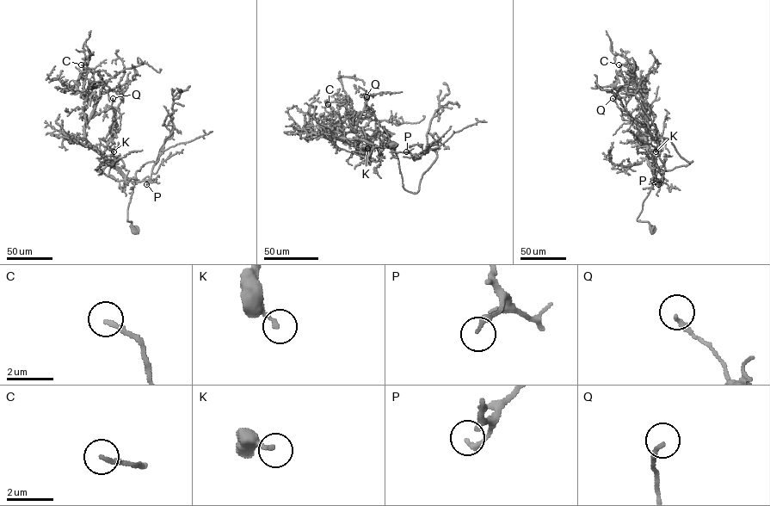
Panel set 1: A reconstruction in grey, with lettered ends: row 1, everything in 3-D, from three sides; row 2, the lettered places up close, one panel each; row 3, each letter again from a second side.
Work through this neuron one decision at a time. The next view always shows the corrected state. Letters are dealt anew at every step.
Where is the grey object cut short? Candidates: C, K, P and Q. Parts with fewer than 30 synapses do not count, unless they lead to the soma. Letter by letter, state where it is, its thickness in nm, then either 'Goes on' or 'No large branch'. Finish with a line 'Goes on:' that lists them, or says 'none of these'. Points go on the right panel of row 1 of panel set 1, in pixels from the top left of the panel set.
C: Place: (619, 64). Thickness 200 nm. No large branch
K: Place: (656, 151). Thickness 190 nm. No large branch
P: Place: (658, 184). Thickness 220 nm. No large branch
Q: Place: (612, 98). Thickness 190 nm. No large branch
Goes on: none of these

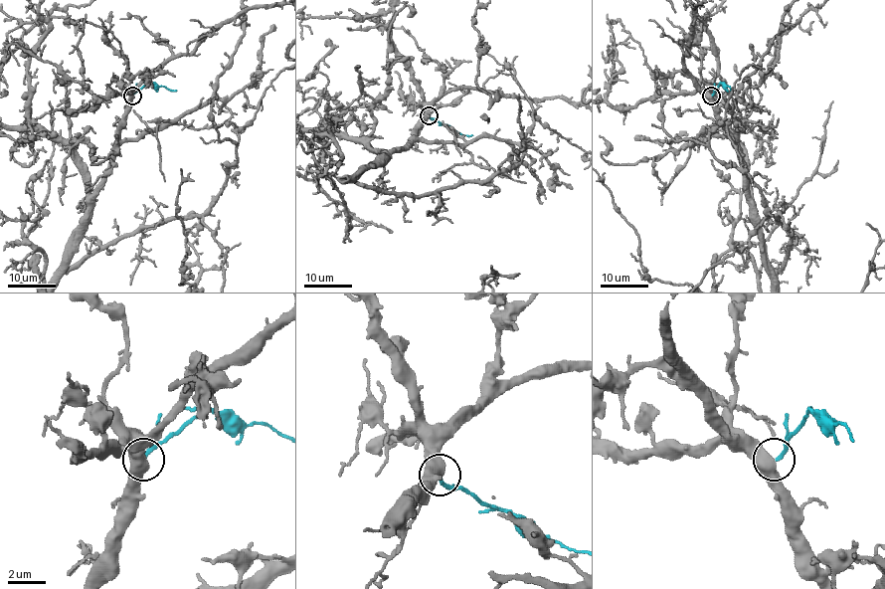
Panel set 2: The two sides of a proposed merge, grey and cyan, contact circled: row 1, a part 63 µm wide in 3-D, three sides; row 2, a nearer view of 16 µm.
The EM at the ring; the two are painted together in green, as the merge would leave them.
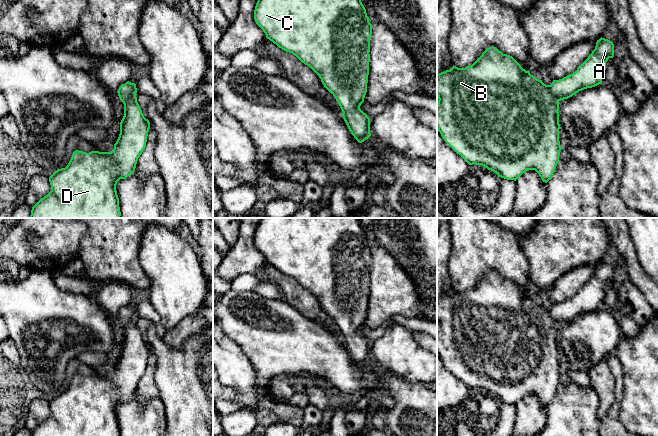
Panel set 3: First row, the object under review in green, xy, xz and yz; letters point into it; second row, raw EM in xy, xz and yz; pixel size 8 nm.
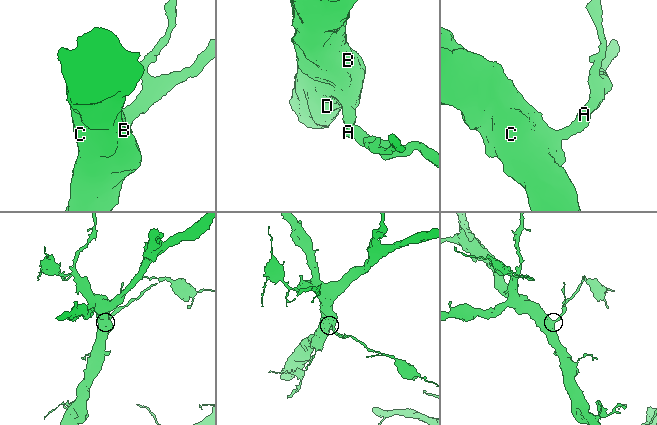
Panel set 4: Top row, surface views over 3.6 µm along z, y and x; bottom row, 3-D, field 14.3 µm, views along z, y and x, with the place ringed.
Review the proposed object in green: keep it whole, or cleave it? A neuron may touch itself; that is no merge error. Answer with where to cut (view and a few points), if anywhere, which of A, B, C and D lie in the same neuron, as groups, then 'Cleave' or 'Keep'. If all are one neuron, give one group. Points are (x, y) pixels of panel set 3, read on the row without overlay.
No split. Groups: A B C D. Keep

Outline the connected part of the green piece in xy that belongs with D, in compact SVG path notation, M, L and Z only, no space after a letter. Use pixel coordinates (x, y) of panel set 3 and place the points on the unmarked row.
M127 305L119 311L117 317L124 328L124 340L120 346L120 358L114 373L111 376L74 375L68 389L53 396L49 401L51 415L32 431L31 436L120 436L116 409L120 403L127 402L135 395L138 382L146 371L150 346L144 341L137 326L135 307Z

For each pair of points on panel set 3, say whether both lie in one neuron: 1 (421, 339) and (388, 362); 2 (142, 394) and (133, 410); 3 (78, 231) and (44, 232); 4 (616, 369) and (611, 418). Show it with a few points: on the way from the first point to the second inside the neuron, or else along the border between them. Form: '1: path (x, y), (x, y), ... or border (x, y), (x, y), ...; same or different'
1: border (412, 332), (414, 340), (426, 351); different
2: border (135, 394), (141, 405), (146, 405), (158, 396); different
3: path (70, 231), (52, 232); same
4: path (619, 381), (619, 391), (615, 406); same

